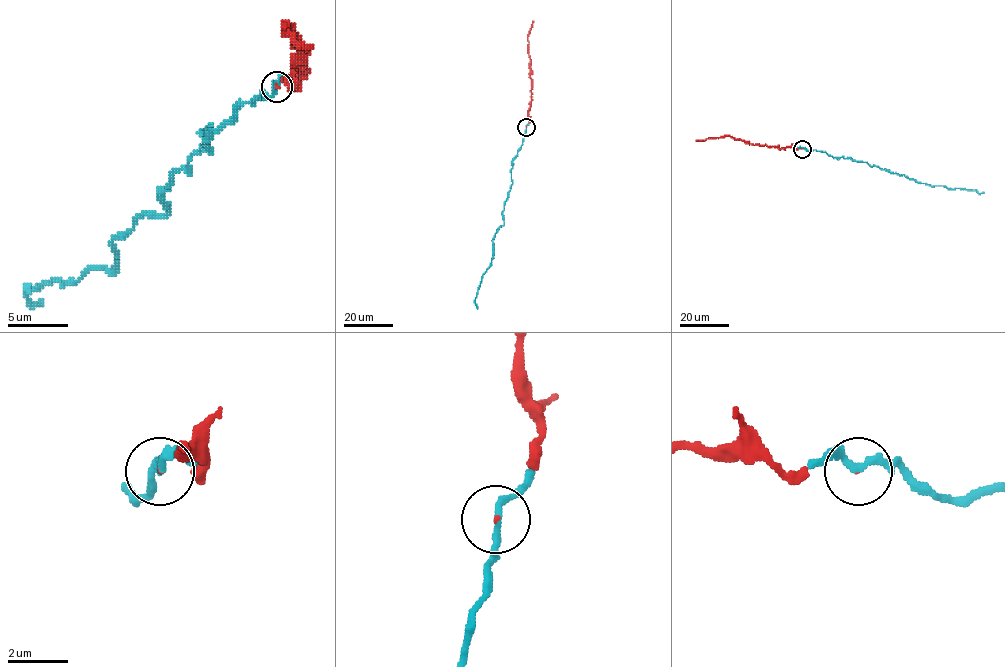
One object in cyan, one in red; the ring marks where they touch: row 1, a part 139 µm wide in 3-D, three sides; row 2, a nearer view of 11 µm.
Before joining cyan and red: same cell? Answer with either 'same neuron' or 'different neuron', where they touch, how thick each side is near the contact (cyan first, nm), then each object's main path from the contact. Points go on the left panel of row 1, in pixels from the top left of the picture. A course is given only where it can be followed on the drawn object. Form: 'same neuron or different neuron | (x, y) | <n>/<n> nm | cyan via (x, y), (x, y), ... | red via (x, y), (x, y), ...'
same neuron | (277, 86) | 240/60 nm | cyan via (276, 87), (200, 133), (212, 148), (164, 190), (170, 211), (112, 242), (112, 269), (27, 299), (42, 299) | red via (276, 87), (297, 84), (306, 66), (285, 24), (285, 36), (312, 45)

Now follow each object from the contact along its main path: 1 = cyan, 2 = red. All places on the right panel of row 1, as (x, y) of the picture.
1: (801, 149), (867, 162), (932, 186), (983, 192)
2: (801, 149), (754, 144), (726, 136), (695, 140)

